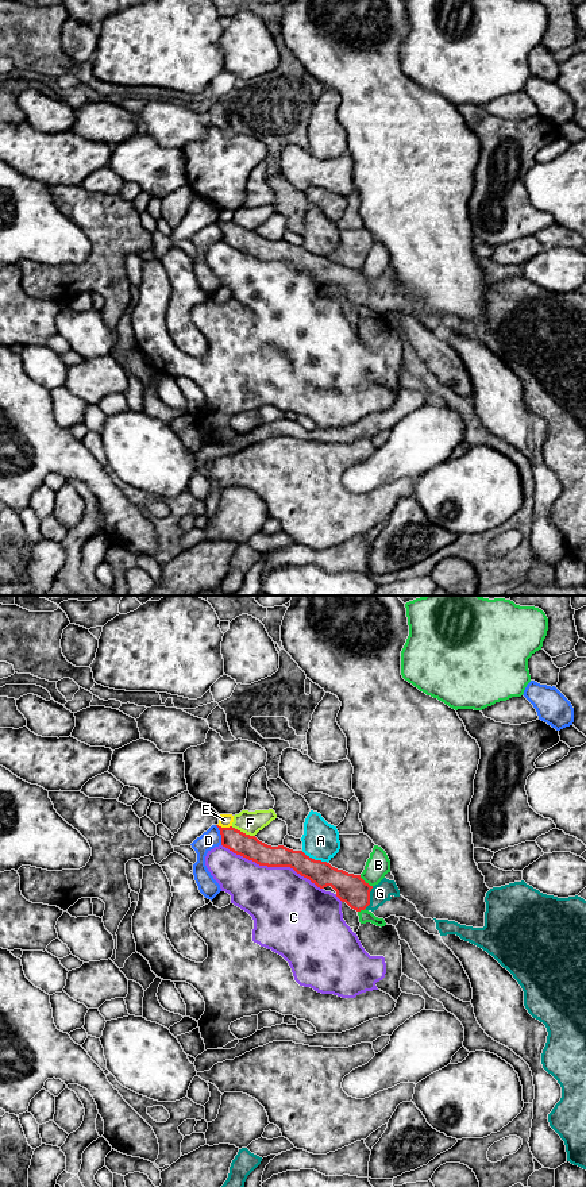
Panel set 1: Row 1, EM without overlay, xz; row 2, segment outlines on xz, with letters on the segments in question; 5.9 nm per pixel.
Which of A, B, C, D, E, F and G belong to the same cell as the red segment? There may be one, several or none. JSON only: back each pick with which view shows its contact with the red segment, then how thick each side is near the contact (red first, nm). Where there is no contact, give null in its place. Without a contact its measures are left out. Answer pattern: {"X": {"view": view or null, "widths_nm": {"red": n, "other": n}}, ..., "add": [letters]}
{"G": {"view": "xz", "widths_nm": {"red": 180, "other": 120}}, "add": ["G"]}

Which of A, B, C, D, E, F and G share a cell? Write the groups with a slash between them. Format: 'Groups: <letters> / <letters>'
Groups: A / B / C / D / E / F / G

